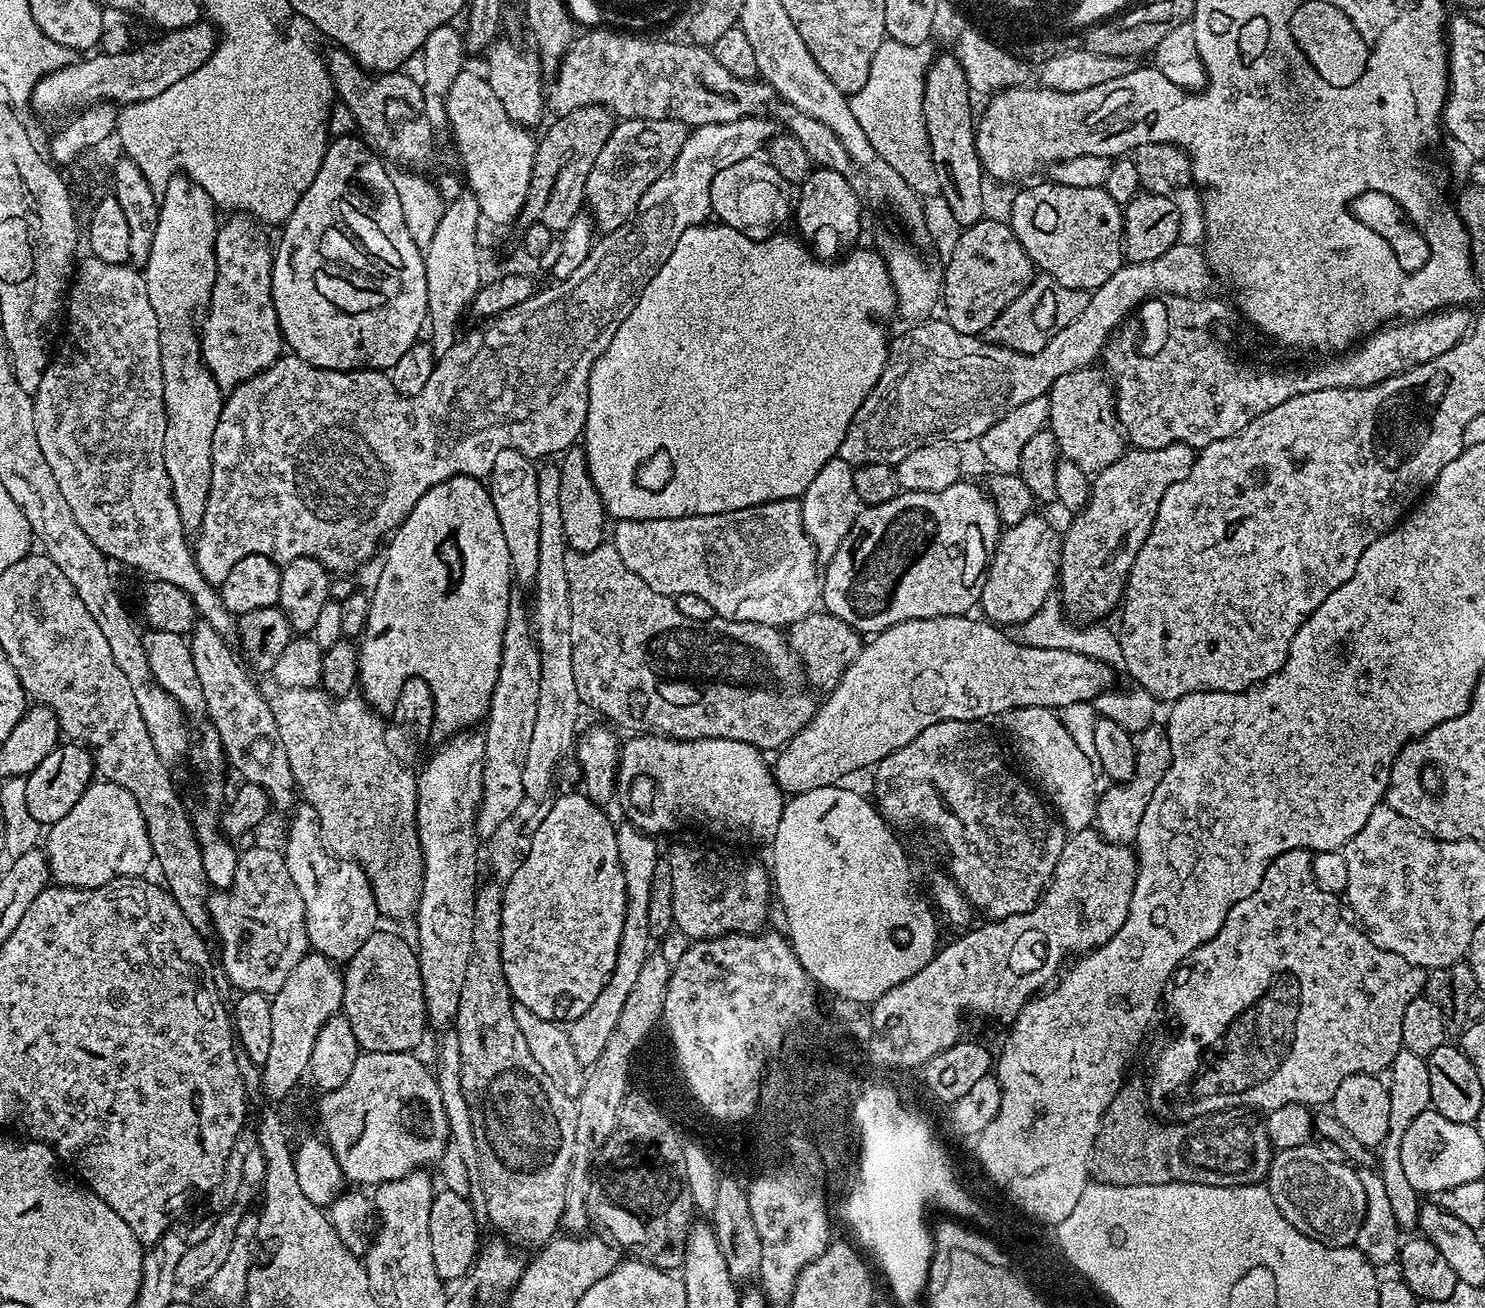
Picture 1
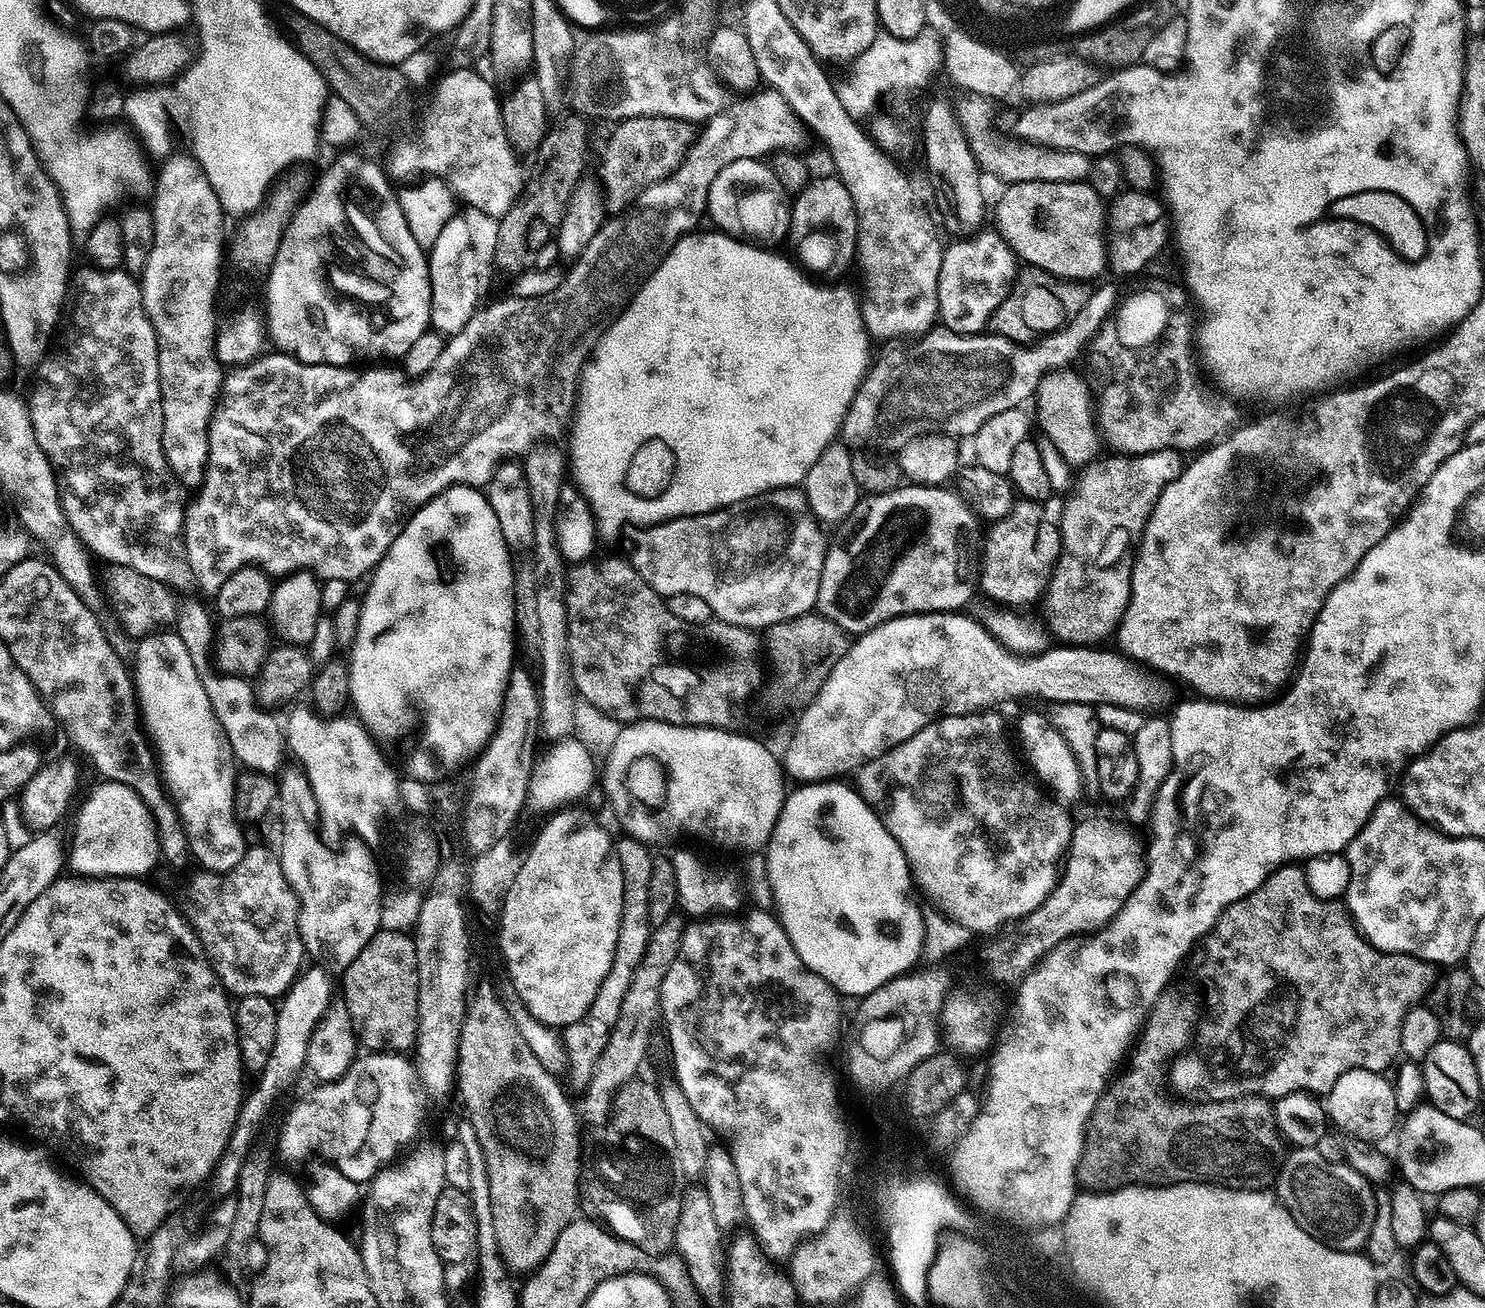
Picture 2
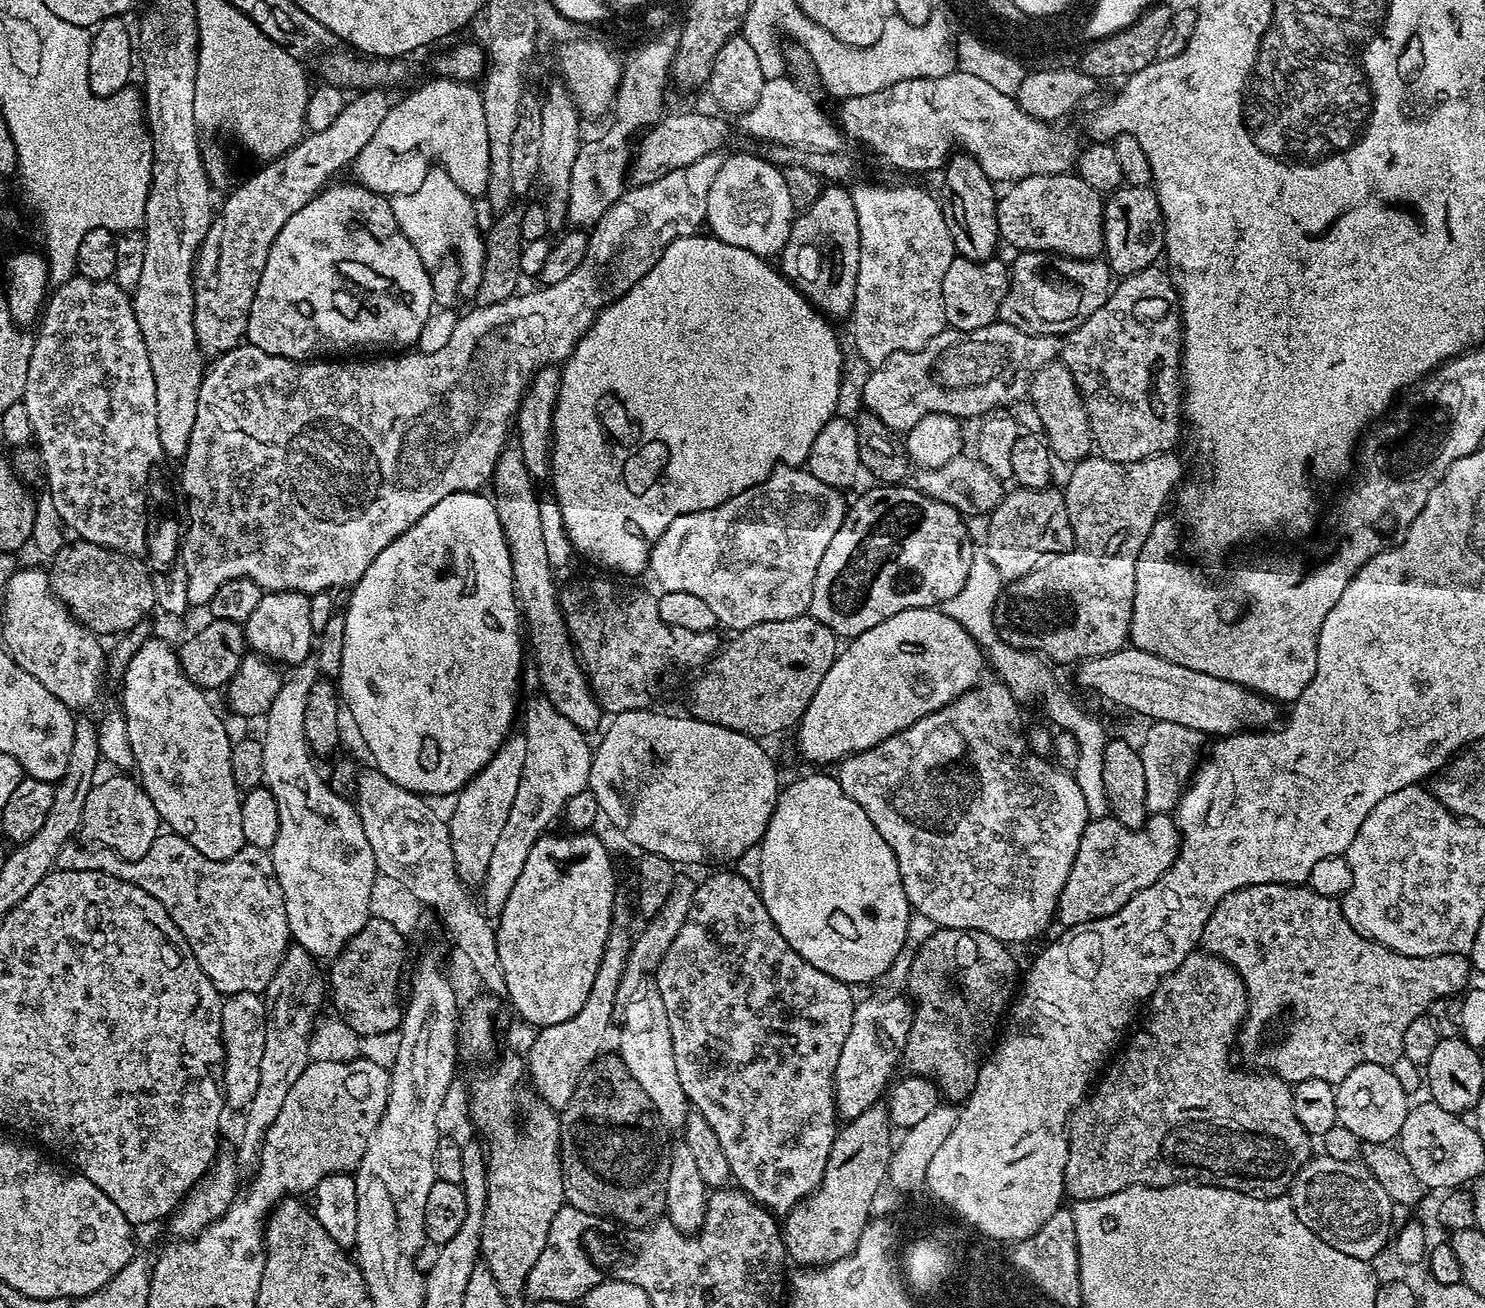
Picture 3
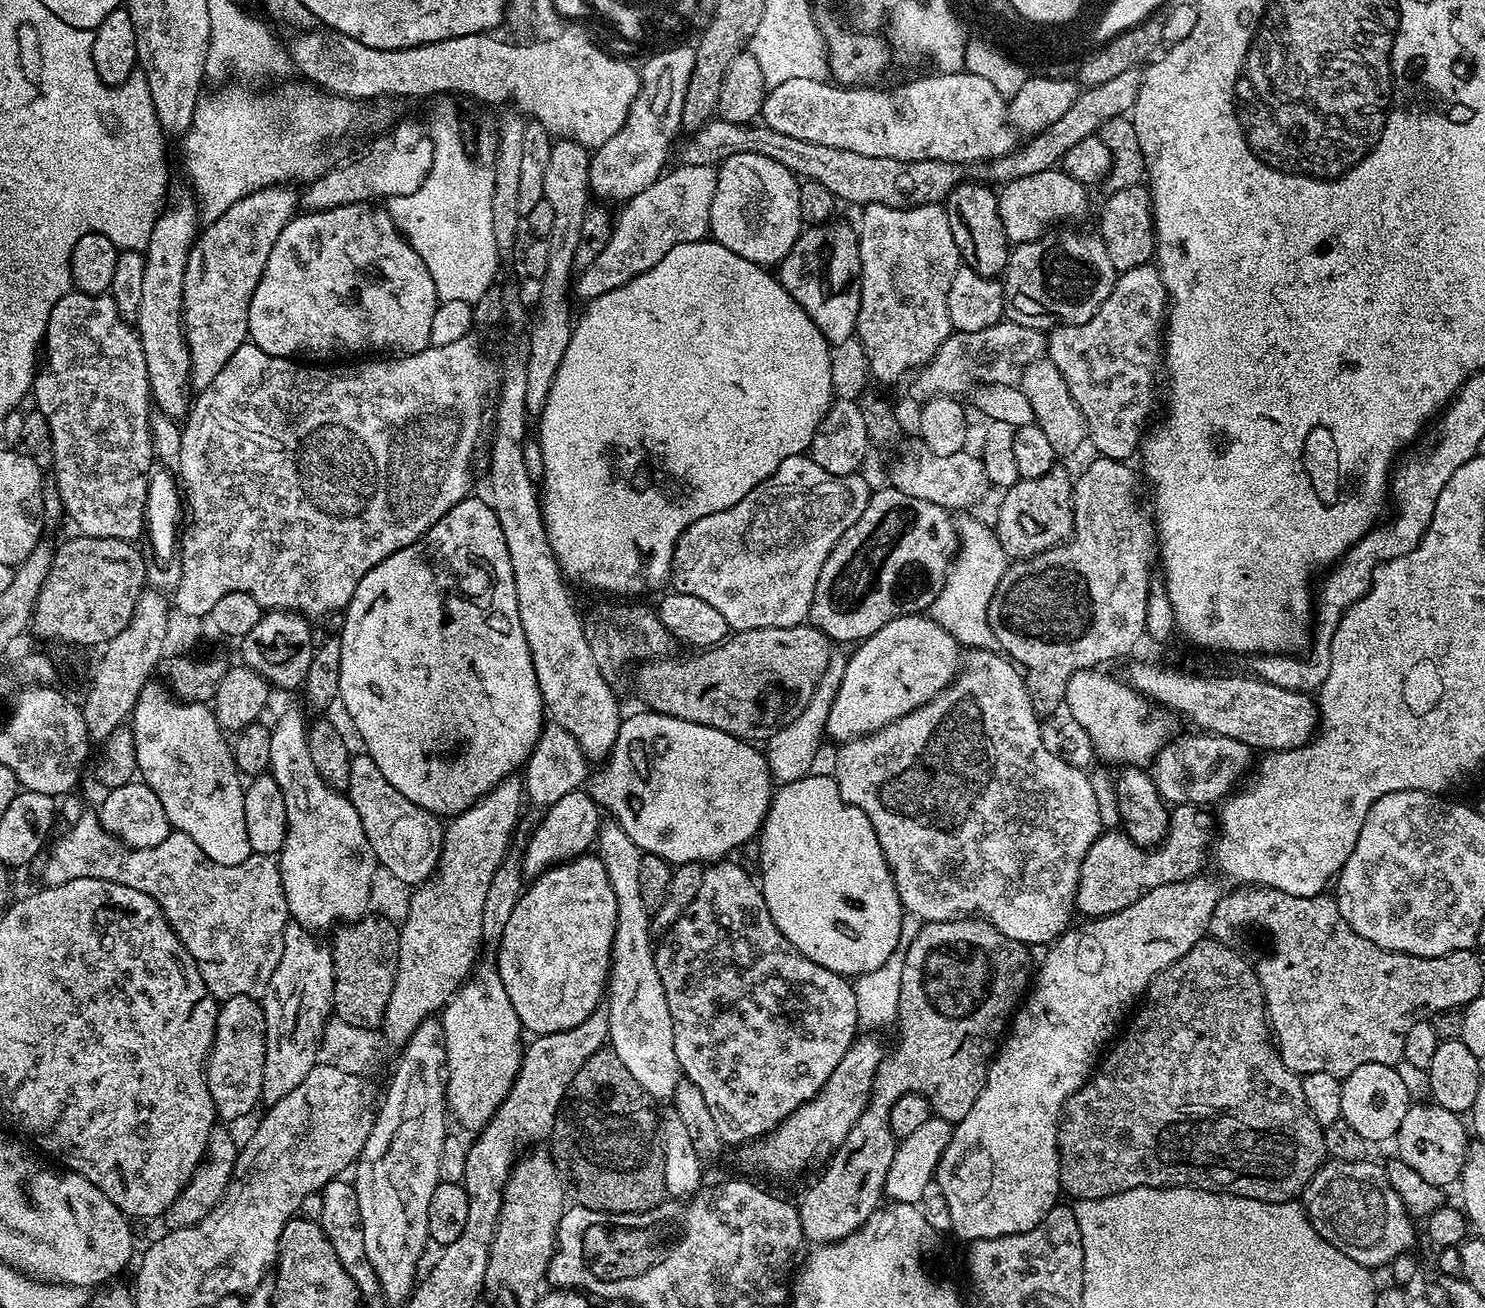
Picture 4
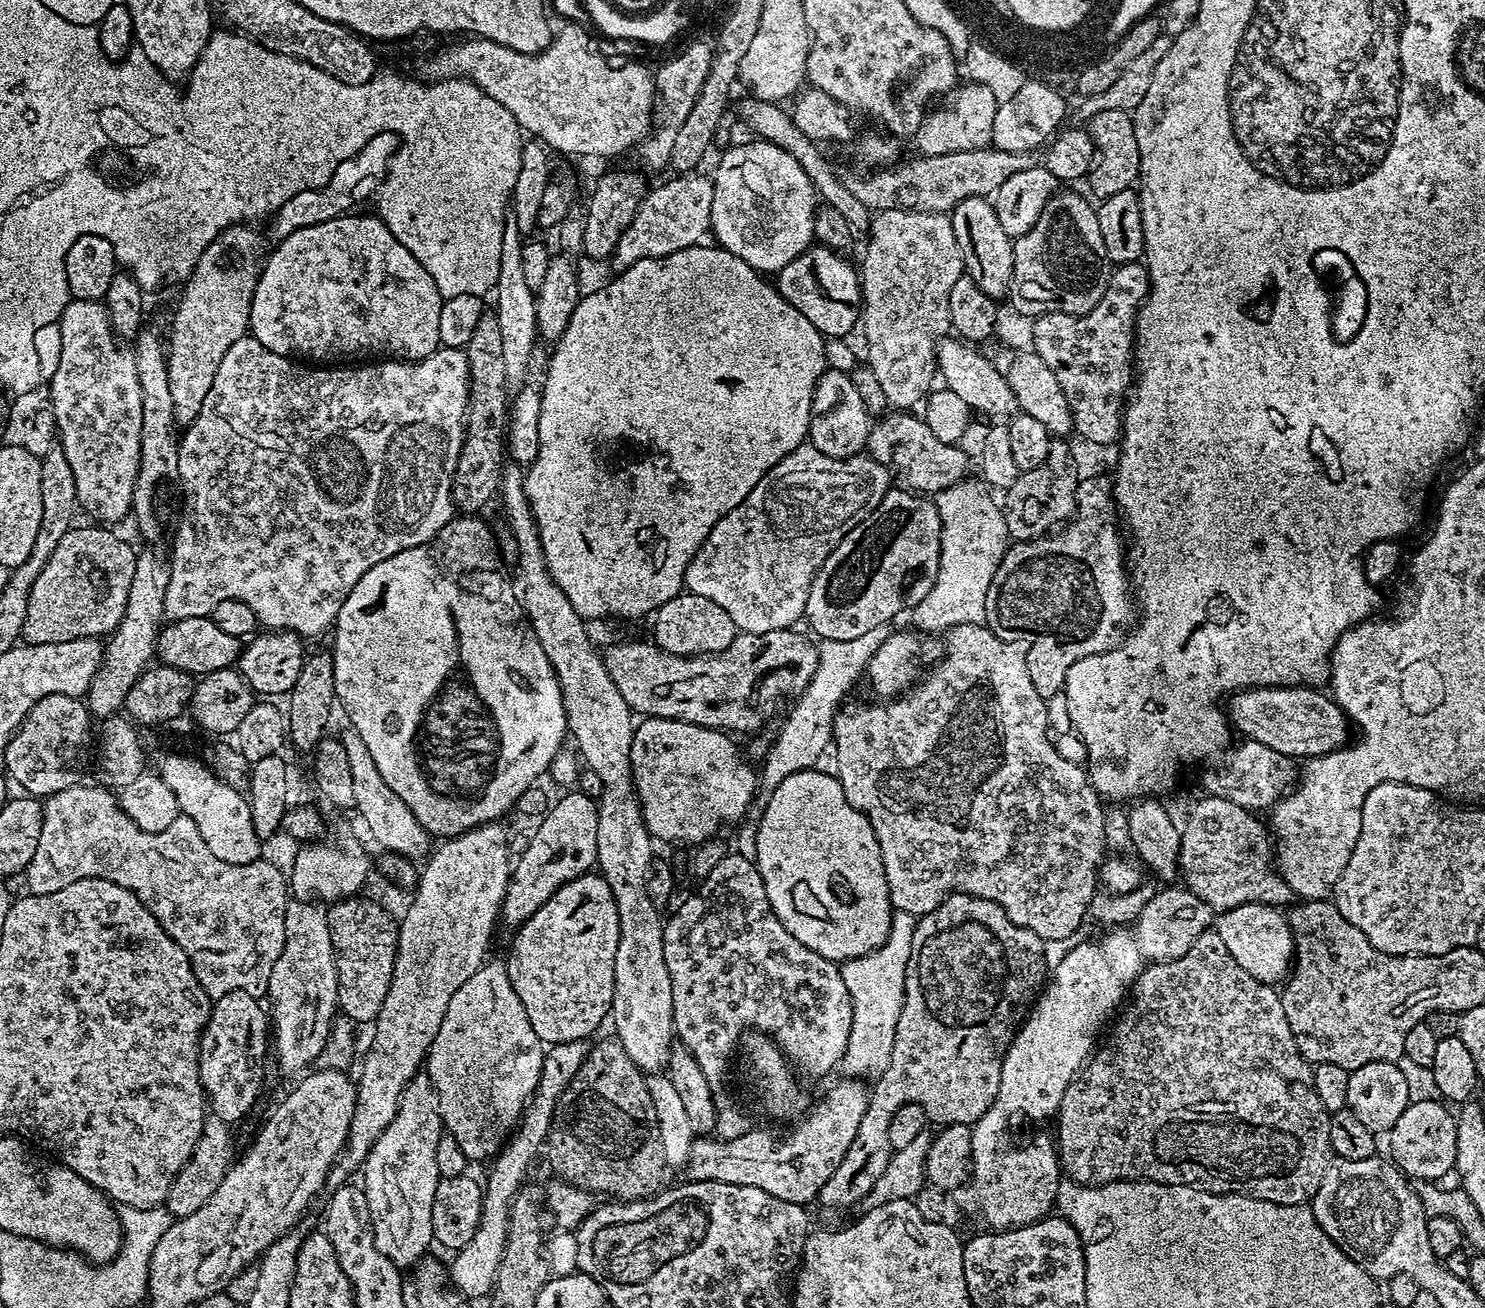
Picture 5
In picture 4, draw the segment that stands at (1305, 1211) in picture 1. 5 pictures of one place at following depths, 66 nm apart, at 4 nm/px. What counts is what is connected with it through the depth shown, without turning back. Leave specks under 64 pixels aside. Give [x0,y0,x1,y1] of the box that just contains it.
[1302,1158,1416,1270]

